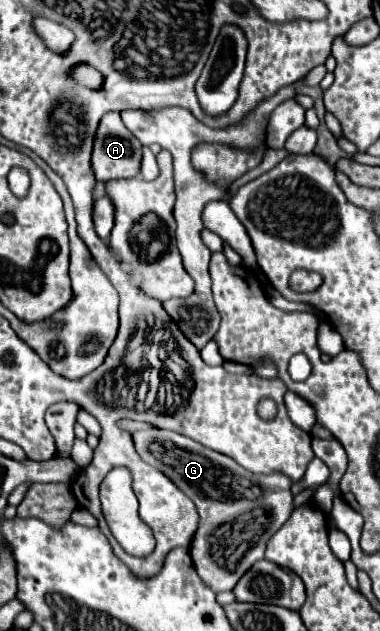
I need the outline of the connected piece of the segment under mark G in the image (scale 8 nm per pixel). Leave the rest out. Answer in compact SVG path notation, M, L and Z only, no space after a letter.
M150 428L134 432L132 438L140 458L164 472L198 508L200 526L190 556L202 582L214 592L234 590L244 572L264 558L268 540L294 512L292 480L280 472L248 472L232 458L172 430Z

